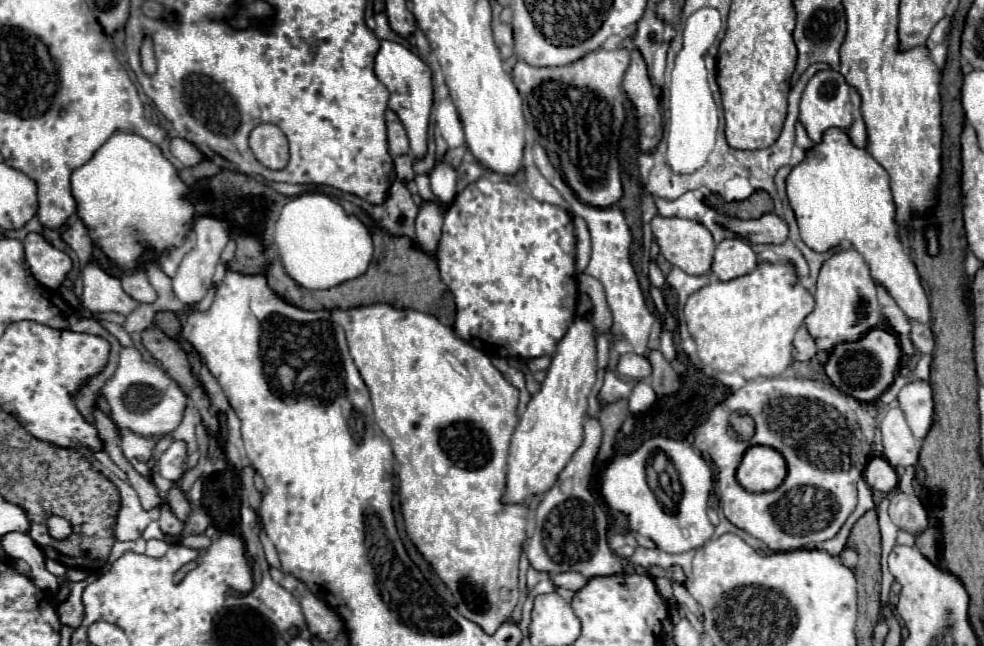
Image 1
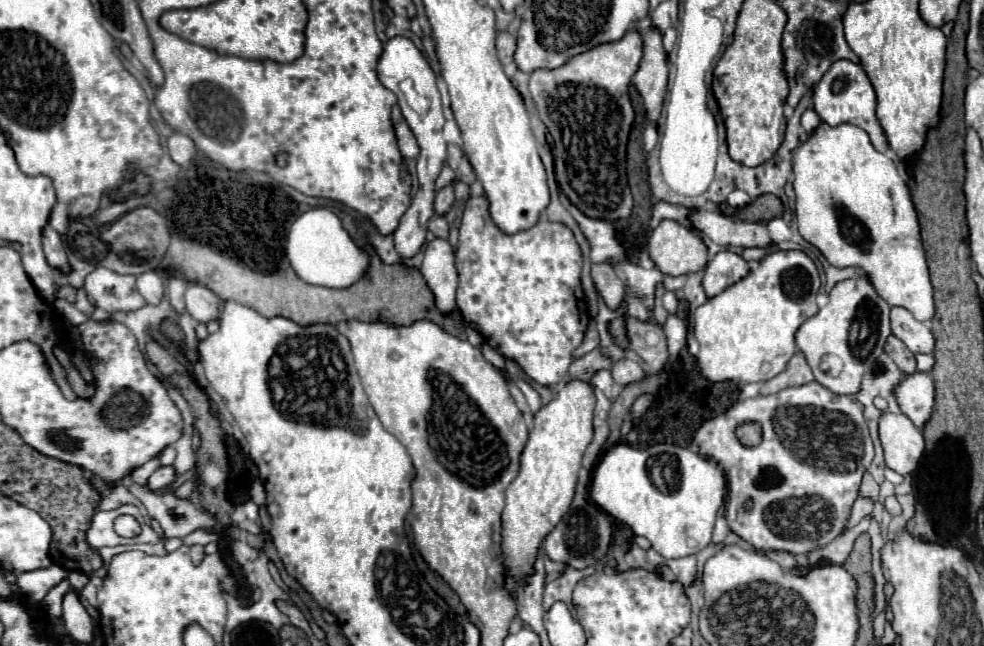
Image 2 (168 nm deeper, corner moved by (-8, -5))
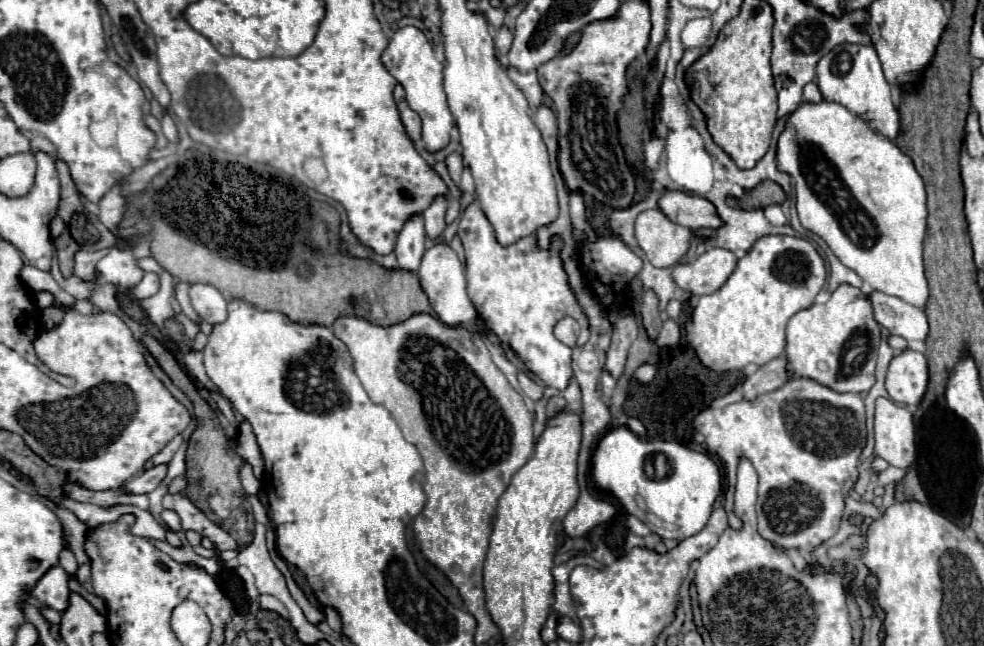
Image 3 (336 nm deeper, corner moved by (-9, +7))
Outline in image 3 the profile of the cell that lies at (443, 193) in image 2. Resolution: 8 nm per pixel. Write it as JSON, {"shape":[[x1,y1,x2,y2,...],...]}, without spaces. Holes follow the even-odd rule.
{"shape":[[439,195,433,199,433,203,423,211,425,219,425,233,431,239,437,239,445,229,445,211,447,211,447,197]]}

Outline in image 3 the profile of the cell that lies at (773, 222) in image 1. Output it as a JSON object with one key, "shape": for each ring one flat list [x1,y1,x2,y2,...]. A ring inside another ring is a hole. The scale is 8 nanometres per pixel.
{"shape":[[665,191,659,199,659,209,679,225,689,229,715,229,719,227,719,215,715,215,715,205,699,195,687,195,683,191]]}

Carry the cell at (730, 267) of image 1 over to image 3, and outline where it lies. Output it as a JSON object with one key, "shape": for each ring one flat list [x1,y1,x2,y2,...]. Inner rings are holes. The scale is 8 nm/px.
{"shape":[[711,247,693,263,677,265,673,273,681,289,693,295,709,295,727,281,727,277,735,269,735,263,737,257,733,251,723,247]]}

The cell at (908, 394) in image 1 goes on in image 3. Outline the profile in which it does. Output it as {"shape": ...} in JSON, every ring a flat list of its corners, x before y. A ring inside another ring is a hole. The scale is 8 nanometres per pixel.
{"shape":[[907,349,895,355,887,369,885,389,895,403,917,407,929,385,929,363,921,351]]}

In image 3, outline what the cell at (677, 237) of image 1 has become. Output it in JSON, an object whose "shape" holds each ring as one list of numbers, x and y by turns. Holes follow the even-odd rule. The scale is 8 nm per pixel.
{"shape":[[659,209,643,211,635,221,635,237,655,267,673,267,689,251,691,229,671,223]]}

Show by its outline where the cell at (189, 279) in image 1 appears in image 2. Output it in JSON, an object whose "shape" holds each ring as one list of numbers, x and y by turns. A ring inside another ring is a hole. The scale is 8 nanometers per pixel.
{"shape":[[188,283,186,309,200,323,208,323,220,317,218,297,212,291,206,291,206,287,198,287,196,283]]}

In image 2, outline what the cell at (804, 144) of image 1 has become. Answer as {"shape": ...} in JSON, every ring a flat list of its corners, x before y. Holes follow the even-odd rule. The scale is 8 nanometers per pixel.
{"shape":[[808,107,808,109,804,111,804,115,802,115,802,127,804,127,804,131,806,131,806,133,814,131,814,127,818,127,818,123,820,123,818,113,816,113,812,107]]}

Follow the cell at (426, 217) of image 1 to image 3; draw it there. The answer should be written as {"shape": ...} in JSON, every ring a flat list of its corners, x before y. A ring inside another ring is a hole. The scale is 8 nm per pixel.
{"shape":[[437,243,431,249,427,249,417,273,421,279,423,291,429,295,433,311,437,313,437,317,443,323,463,325,463,323,471,323,477,317,477,311,475,311,471,299,467,297,467,291,465,291,465,275,463,275,461,261,459,261,457,253,447,243]]}

